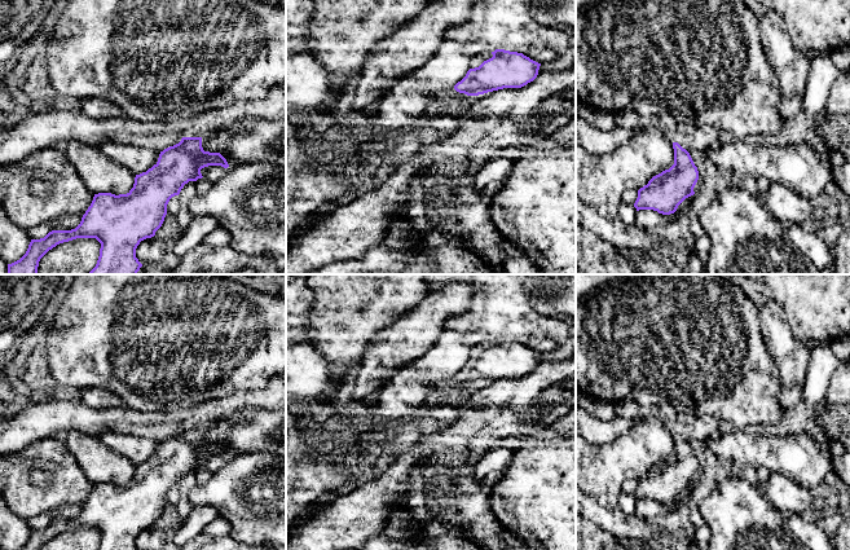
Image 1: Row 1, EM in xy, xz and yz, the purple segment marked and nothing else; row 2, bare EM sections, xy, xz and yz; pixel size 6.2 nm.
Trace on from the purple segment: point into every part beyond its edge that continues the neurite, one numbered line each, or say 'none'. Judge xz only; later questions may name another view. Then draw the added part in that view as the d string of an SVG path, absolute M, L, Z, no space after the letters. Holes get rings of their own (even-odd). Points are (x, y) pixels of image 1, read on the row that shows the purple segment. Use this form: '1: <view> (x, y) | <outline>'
1: xz (476, 61) | M486 52L481 56L475 56L471 58L471 62L470 62L470 69L475 69L475 67L479 67L484 61L492 58L493 54Z

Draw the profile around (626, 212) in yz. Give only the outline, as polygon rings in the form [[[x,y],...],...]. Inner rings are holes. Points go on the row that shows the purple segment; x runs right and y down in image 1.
[[[622,203],[618,210],[618,219],[625,224],[634,224],[637,216],[637,208],[634,204]]]

